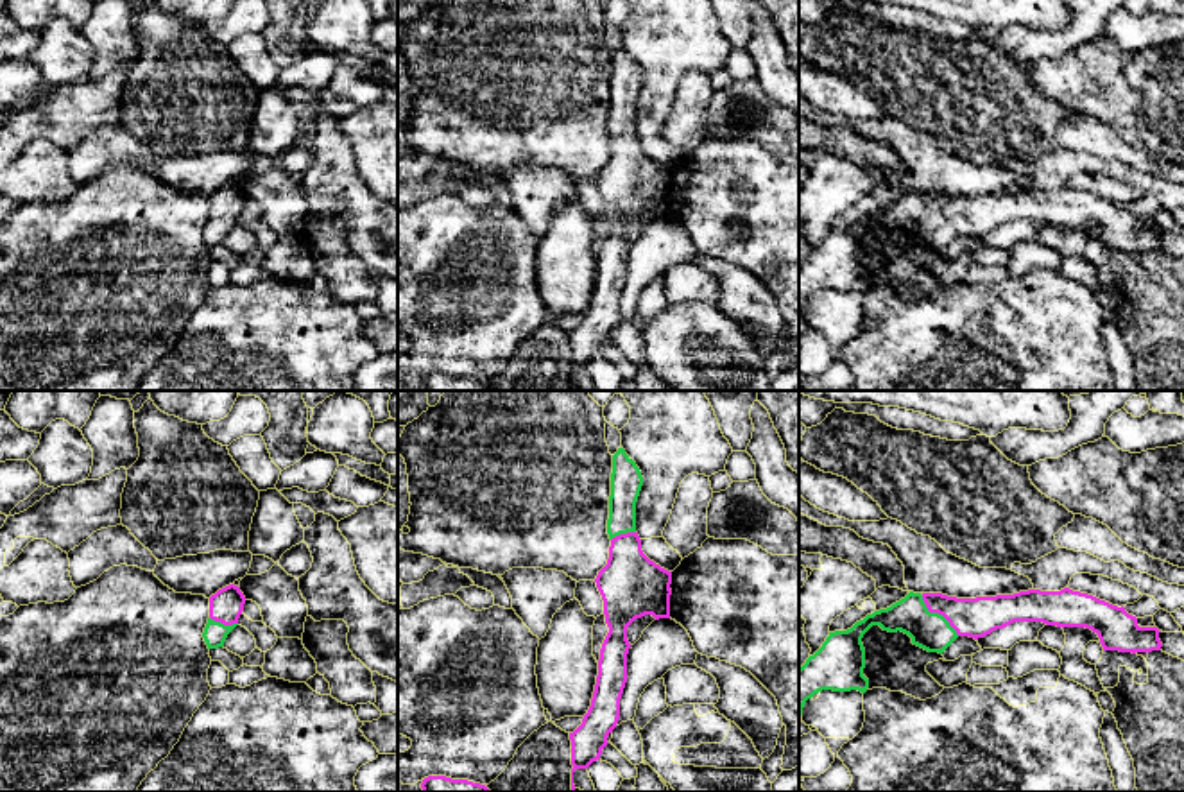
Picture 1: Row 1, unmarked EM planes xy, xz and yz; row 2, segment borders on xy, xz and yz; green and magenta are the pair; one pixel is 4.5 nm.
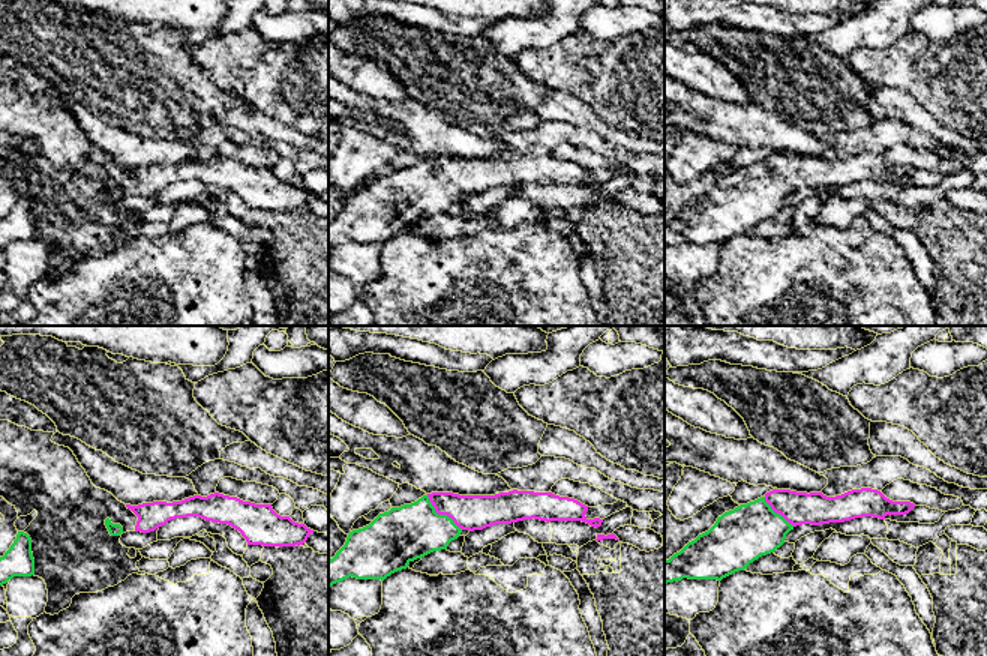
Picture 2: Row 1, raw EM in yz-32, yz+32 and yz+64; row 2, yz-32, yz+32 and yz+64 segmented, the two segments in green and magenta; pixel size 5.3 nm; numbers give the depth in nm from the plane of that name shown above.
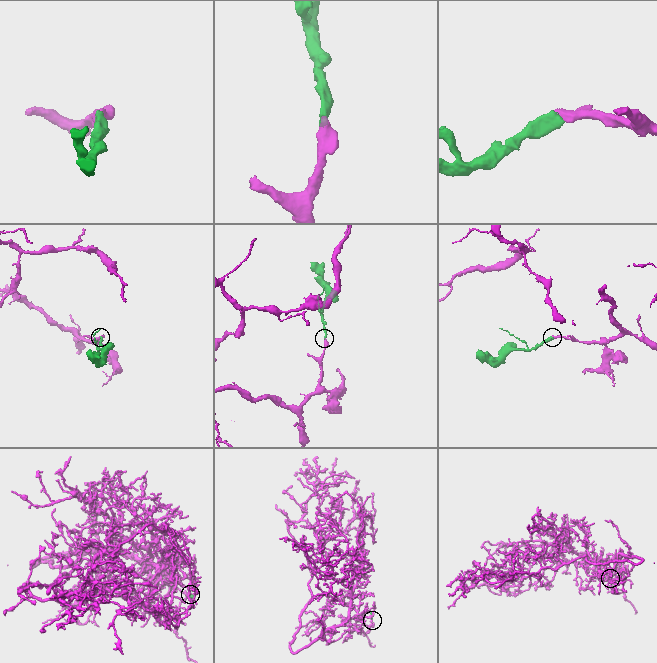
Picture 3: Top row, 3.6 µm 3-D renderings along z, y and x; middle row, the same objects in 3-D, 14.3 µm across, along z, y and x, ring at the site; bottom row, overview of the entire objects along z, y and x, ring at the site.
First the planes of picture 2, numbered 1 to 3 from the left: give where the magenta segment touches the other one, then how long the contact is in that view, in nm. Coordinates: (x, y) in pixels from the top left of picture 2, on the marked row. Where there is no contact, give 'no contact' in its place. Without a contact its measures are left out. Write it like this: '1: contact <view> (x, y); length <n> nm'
1: no contact
2: contact yz+32 (441, 515); length 260 nm
3: contact yz+64 (777, 514); length 220 nm

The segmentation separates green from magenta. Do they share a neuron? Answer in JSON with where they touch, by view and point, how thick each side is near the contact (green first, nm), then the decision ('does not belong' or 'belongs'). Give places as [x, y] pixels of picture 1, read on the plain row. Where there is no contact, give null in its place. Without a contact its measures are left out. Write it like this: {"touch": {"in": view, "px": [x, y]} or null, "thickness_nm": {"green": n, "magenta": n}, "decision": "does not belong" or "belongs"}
{"touch": {"in": "yz", "px": [937, 212]}, "thickness_nm": {"green": 170, "magenta": 180}, "decision": "belongs"}

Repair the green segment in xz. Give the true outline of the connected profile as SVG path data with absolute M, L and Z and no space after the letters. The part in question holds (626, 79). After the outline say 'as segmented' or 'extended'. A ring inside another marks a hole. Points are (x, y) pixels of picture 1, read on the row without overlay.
M618 47L618 50L613 54L613 72L611 72L611 95L609 95L609 118L607 118L607 133L611 138L609 145L609 158L607 163L598 170L595 181L604 199L604 213L605 222L609 226L609 231L602 242L600 247L600 258L598 258L598 274L596 283L591 297L591 305L588 312L582 317L582 323L570 331L571 339L571 389L575 389L573 383L573 371L577 367L588 367L593 360L600 358L602 348L609 342L607 335L613 331L613 328L618 323L620 317L620 297L627 281L627 253L631 247L631 242L627 238L627 226L645 213L652 213L656 219L659 217L670 217L670 183L672 183L672 170L661 167L654 159L650 159L643 149L641 149L641 138L636 131L636 100L639 95L643 84L643 75L636 61L625 52L623 47Z; extended

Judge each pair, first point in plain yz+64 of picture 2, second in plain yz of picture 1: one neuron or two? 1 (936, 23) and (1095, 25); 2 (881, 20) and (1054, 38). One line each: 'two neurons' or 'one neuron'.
1: two neurons
2: one neuron

